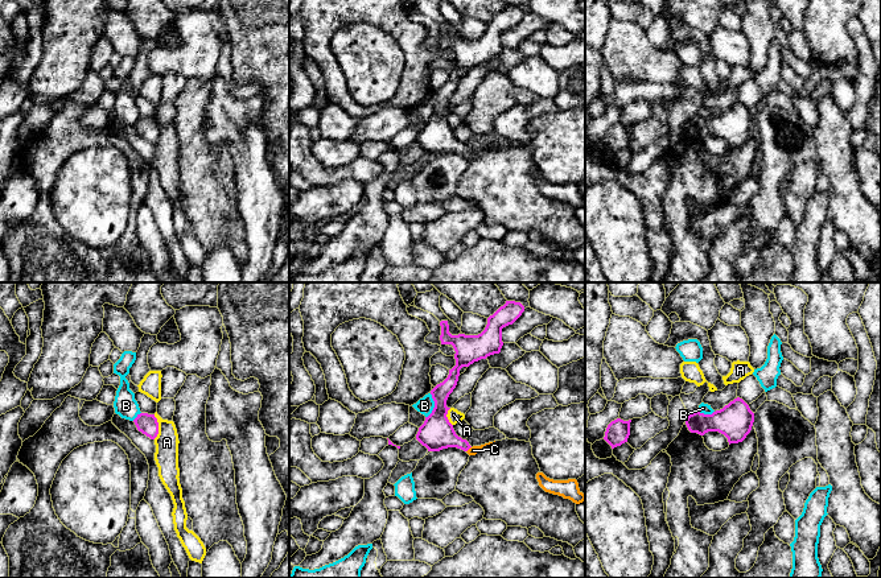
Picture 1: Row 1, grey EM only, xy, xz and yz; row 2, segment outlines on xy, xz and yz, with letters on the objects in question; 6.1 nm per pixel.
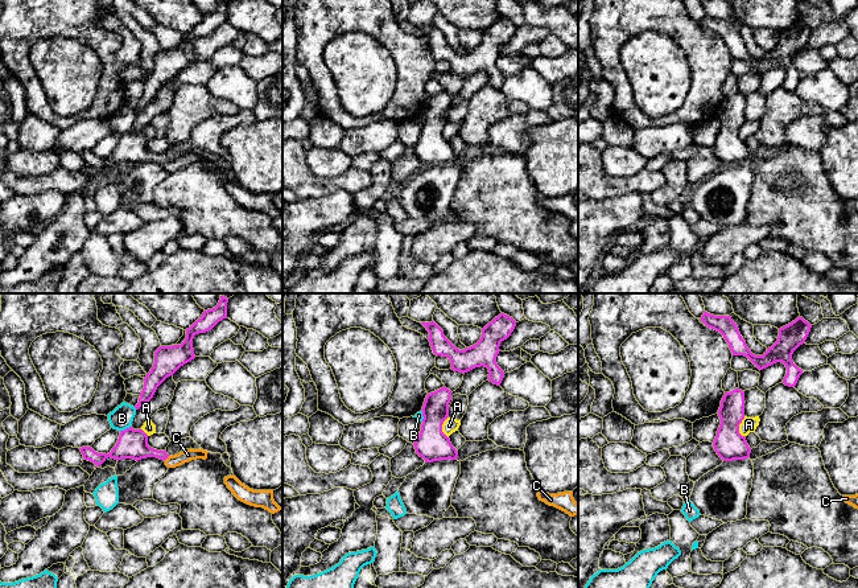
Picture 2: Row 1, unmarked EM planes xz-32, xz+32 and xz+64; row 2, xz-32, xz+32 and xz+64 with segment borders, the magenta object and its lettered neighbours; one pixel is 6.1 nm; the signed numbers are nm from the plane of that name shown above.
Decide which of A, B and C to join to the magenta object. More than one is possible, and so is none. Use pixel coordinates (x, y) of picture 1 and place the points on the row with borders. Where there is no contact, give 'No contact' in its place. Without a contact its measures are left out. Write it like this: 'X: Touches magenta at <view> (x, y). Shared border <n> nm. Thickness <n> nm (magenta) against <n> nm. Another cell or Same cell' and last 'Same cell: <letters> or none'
A: Touches magenta at xy (157, 426). Shared border 150 nm. Thickness 120 nm (magenta) against 140 nm. Another cell
B: Touches magenta at xz (435, 405). Shared border 160 nm. Thickness 200 nm (magenta) against 100 nm. Another cell
C: Touches magenta at xz (469, 448). Shared border 50 nm. Thickness 200 nm (magenta) against 50 nm. Same cell
Same cell: C

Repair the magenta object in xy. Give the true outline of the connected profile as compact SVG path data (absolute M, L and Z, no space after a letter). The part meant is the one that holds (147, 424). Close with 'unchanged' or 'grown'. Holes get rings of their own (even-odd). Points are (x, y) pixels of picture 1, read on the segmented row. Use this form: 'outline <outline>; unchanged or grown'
outline M140 413L133 420L136 428L139 432L149 437L151 439L155 439L159 434L159 422L155 414L148 413Z; unchanged

